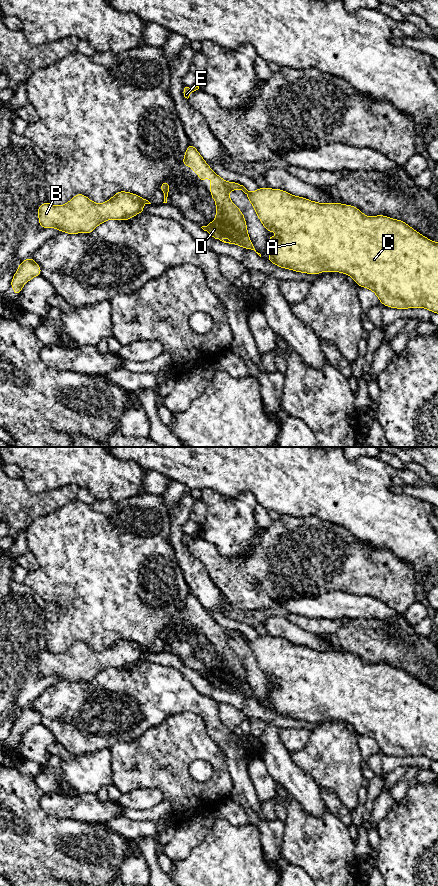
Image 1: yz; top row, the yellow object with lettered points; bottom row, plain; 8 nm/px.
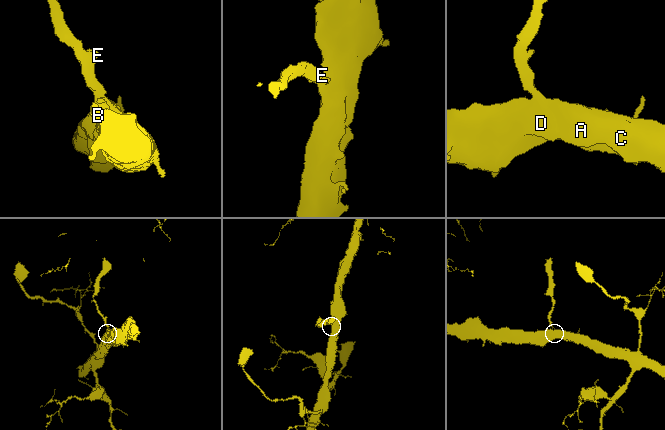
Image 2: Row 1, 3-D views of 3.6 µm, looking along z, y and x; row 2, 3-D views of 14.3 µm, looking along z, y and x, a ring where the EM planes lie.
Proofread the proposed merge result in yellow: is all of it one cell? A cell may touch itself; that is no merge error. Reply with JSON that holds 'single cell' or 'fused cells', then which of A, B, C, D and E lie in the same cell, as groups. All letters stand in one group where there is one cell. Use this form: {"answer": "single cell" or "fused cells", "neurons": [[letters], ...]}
{"answer": "single cell", "neurons": [["A", "B", "C", "D", "E"]]}

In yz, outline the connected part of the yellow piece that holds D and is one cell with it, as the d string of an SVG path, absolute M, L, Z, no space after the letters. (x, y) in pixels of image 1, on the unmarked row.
M191 591L185 599L182 613L191 614L192 619L198 621L200 631L205 626L210 625L212 627L209 635L210 642L216 650L216 667L201 676L214 687L224 691L236 692L244 697L254 698L261 705L248 684L243 661L229 647L231 638L242 638L268 680L270 703L266 709L284 717L311 723L320 722L324 719L341 720L352 725L358 734L372 738L380 751L387 755L398 757L422 755L433 761L438 761L438 691L421 683L404 669L384 663L368 665L352 653L337 650L317 651L304 645L293 644L280 637L258 636L255 640L249 640L240 631L227 630L217 623Z

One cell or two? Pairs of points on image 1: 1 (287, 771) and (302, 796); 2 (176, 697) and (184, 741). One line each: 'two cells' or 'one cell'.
1: one cell
2: two cells

